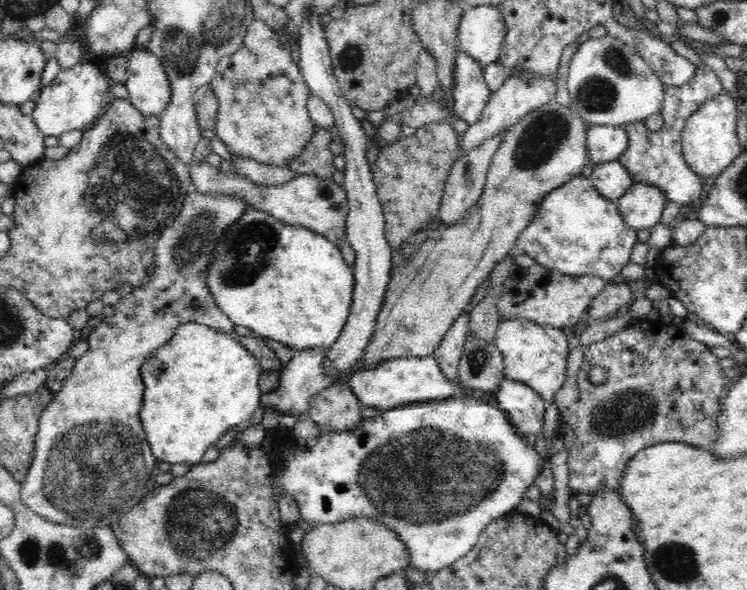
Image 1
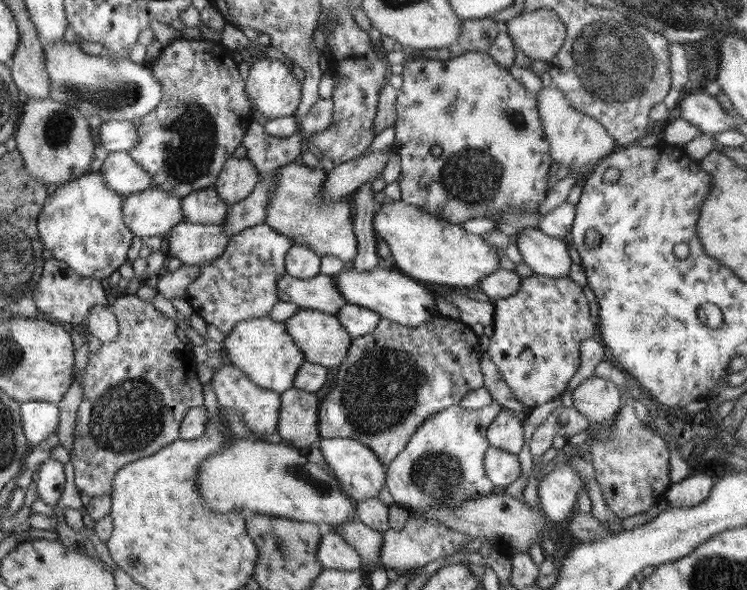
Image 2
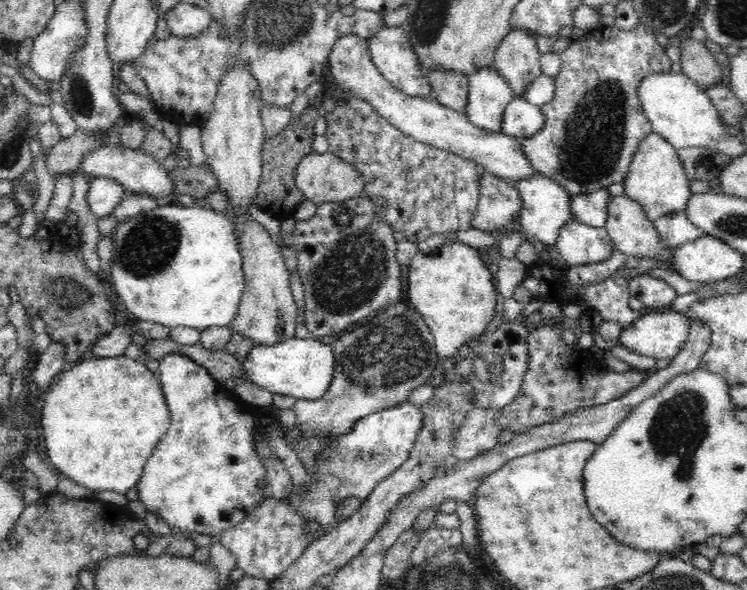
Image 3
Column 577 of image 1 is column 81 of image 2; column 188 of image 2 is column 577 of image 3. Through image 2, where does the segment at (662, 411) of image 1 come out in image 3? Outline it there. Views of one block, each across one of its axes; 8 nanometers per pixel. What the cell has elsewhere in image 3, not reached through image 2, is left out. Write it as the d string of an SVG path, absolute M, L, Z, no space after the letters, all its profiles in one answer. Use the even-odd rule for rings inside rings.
M561 318L544 321L530 328L527 336L530 366L521 380L521 389L516 398L512 404L493 412L488 408L469 410L451 438L453 456L460 461L476 458L498 444L498 436L504 429L511 430L514 434L521 433L533 426L560 418L567 412L610 402L647 379L642 370L630 370L622 374L606 369L602 360L594 361L591 352L578 349L575 345L565 345L560 338L562 332Z

